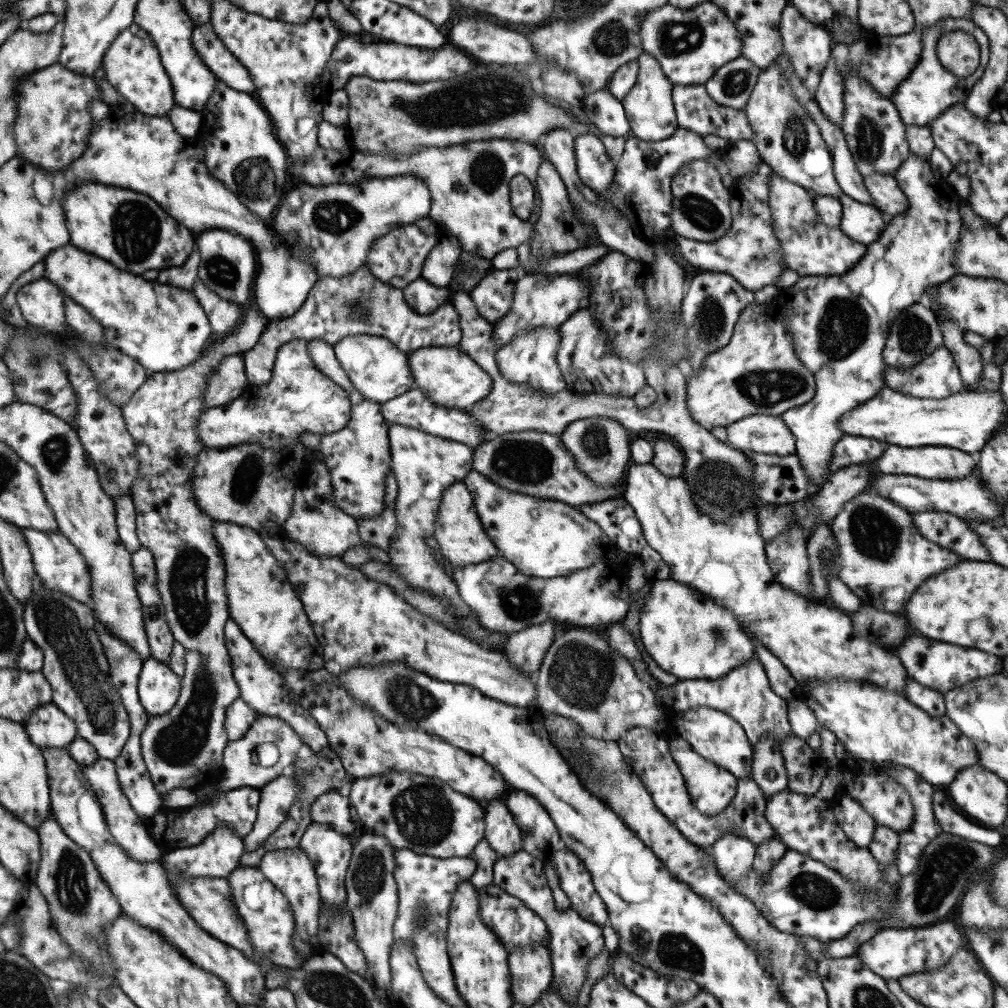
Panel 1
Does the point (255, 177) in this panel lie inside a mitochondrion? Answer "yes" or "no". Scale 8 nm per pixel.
yes

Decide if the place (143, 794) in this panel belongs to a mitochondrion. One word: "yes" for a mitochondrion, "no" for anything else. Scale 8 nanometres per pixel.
no

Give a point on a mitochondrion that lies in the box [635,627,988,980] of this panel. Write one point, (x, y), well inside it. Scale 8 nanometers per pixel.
(940, 876)

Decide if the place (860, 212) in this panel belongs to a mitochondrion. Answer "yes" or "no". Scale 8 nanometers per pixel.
no

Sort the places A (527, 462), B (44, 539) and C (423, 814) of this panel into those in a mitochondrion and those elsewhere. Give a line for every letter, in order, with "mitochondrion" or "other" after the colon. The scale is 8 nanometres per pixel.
A: mitochondrion
B: other
C: mitochondrion

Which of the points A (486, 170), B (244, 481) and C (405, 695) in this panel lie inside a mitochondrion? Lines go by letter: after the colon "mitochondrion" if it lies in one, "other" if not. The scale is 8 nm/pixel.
A: mitochondrion
B: mitochondrion
C: mitochondrion

